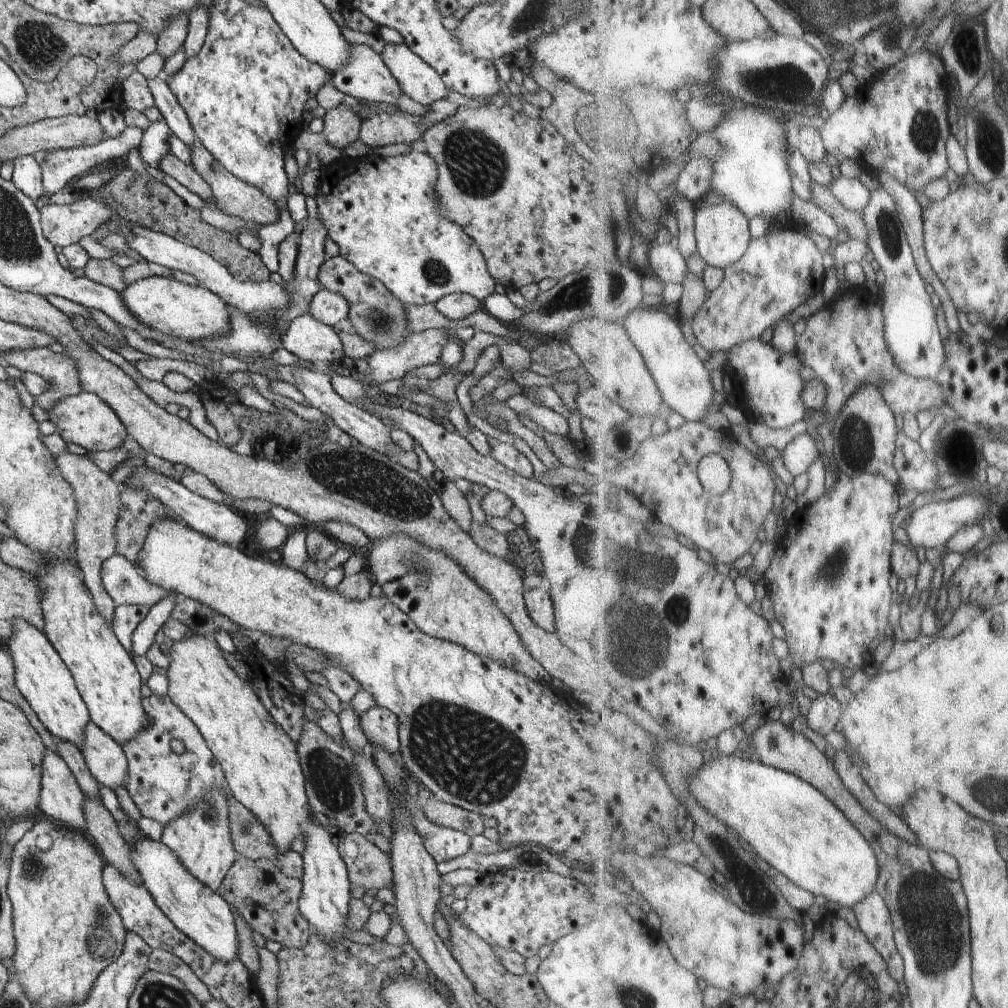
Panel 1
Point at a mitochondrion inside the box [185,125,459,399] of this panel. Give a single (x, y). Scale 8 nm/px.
(381, 321)

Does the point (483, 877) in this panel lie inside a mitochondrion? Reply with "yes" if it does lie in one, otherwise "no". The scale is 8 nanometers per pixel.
no

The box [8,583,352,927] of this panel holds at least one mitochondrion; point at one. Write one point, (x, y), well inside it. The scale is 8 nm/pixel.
(34, 867)

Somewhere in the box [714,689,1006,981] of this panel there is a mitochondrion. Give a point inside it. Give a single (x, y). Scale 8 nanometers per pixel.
(756, 895)

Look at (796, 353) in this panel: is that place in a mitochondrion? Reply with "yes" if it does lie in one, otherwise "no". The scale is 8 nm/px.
no

